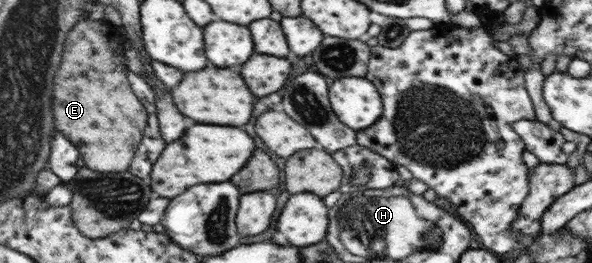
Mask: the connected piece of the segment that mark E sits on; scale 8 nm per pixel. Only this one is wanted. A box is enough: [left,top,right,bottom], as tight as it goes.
[55,20,148,172]

